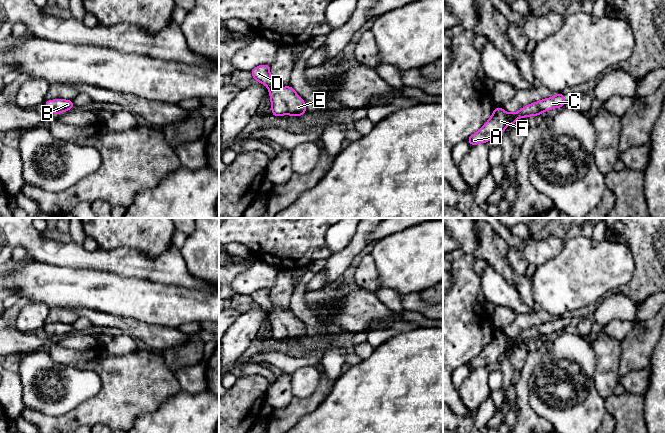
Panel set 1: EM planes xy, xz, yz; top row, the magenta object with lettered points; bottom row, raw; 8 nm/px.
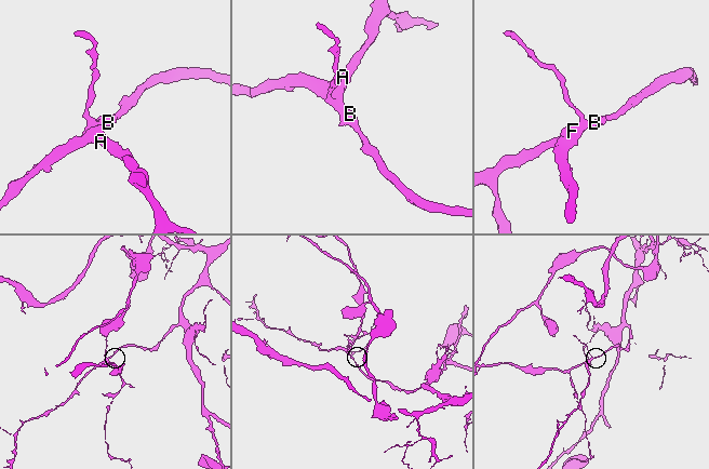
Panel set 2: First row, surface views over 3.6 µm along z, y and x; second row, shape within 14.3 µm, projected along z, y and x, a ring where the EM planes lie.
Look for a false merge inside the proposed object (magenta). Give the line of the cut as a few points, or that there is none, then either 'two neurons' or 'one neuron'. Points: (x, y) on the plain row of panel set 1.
no cut; one neuron

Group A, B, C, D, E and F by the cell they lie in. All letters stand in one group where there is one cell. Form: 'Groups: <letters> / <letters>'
Groups: A B C D E F

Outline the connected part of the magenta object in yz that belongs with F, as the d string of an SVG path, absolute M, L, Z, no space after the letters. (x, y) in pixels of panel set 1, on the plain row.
M564 318L557 319L529 328L516 337L508 337L500 331L496 331L490 343L480 352L480 354L471 359L467 365L472 369L486 367L501 359L508 349L513 349L521 341L540 340L542 336L553 332L562 332L564 327Z

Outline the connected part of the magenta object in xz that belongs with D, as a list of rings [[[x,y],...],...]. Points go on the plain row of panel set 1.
[[[259,289],[251,294],[251,298],[254,303],[266,309],[269,314],[272,331],[271,339],[302,340],[306,337],[304,324],[291,310],[280,312],[273,308],[270,299],[270,289]]]

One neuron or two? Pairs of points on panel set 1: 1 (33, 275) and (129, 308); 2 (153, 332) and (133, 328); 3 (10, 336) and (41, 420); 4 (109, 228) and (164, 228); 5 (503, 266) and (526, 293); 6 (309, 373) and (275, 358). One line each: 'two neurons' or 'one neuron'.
1: one neuron
2: one neuron
3: two neurons
4: one neuron
5: one neuron
6: two neurons

